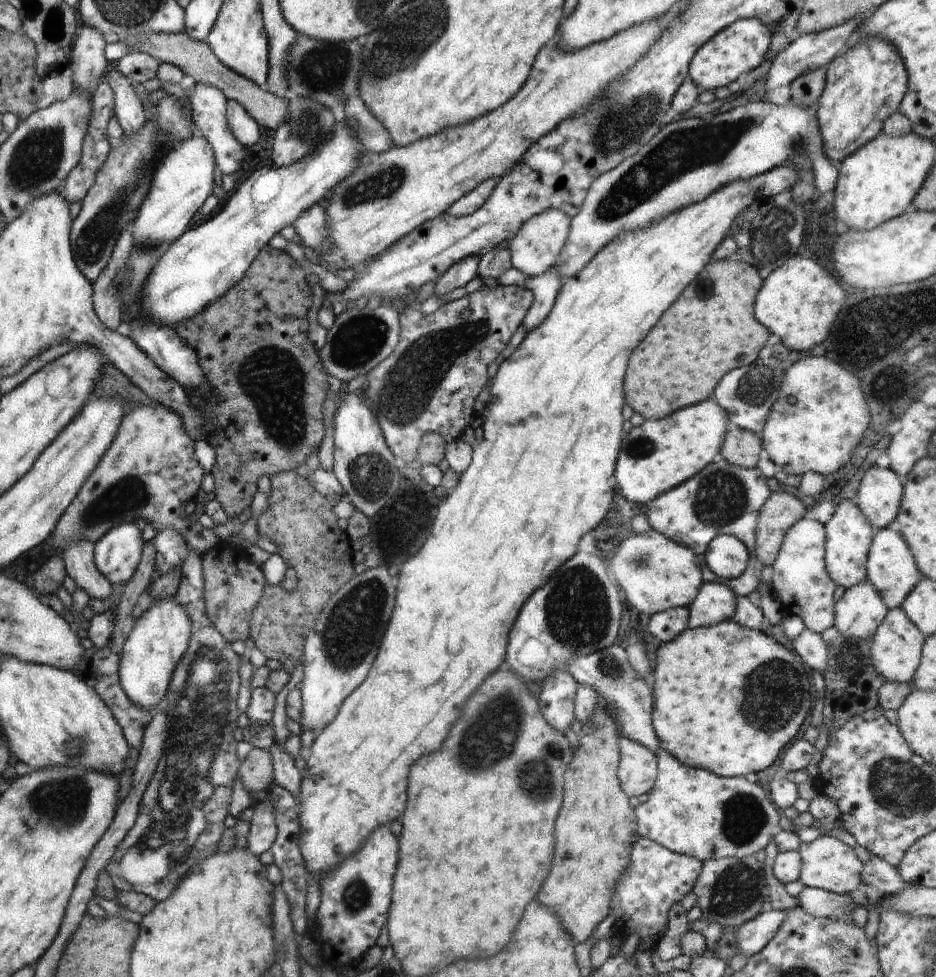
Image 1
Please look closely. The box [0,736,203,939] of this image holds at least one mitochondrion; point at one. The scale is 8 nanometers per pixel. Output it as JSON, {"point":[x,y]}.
{"point":[59,805]}

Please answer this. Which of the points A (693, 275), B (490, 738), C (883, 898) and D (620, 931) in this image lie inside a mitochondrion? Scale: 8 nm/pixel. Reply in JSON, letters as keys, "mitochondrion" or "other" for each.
{"A":"other","B":"mitochondrion","C":"other","D":"other"}

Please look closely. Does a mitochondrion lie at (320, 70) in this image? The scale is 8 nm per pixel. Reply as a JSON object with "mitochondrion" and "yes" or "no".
{"mitochondrion":"yes"}

